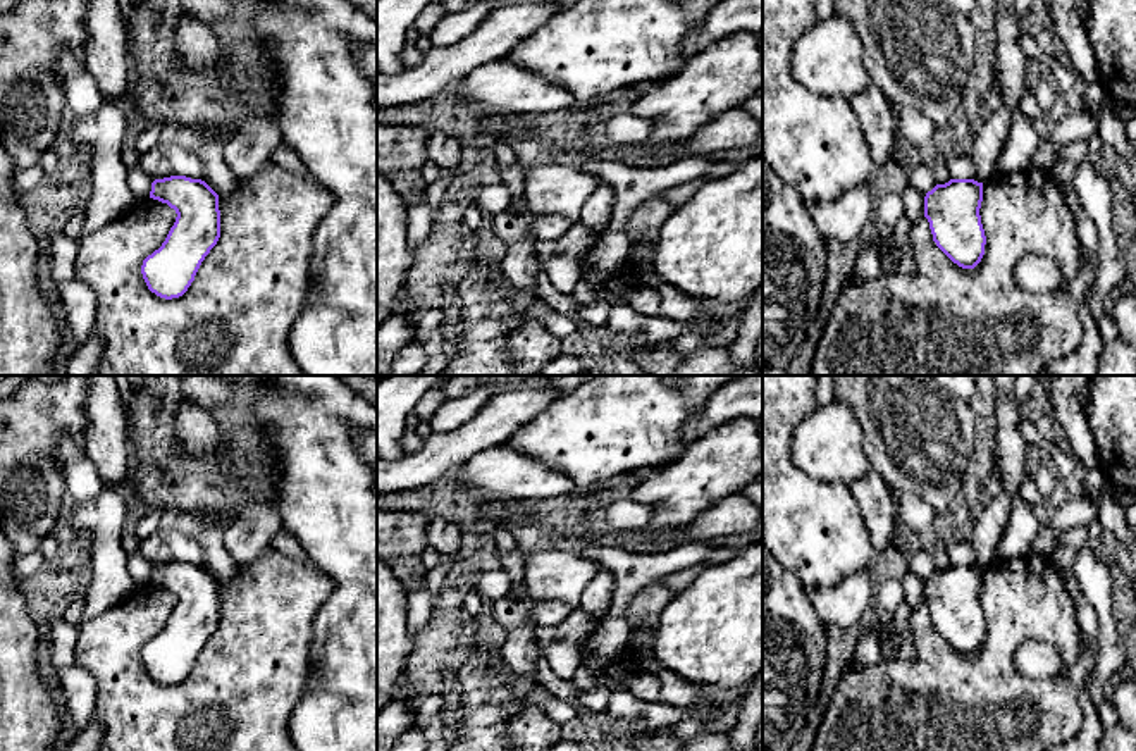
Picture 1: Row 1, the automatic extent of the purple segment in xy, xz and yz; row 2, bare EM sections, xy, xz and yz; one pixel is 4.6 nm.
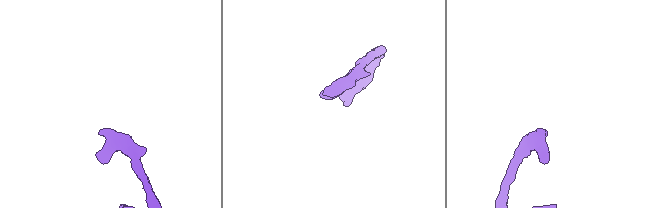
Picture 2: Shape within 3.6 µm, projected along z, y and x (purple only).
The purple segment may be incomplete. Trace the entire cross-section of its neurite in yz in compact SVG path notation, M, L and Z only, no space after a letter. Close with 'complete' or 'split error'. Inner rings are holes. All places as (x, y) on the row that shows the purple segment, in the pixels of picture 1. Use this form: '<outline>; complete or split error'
M950 179L924 196L924 217L933 241L962 269L974 269L985 255L981 202L983 183L974 179Z; complete

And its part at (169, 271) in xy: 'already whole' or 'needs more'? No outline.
already whole

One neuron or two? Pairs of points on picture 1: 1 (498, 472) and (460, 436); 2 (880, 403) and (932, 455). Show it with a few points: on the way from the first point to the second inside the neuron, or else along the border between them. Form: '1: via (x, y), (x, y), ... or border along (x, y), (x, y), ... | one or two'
1: border along (505, 441), (482, 448), (455, 472) | two
2: via (892, 415), (919, 443) | one

